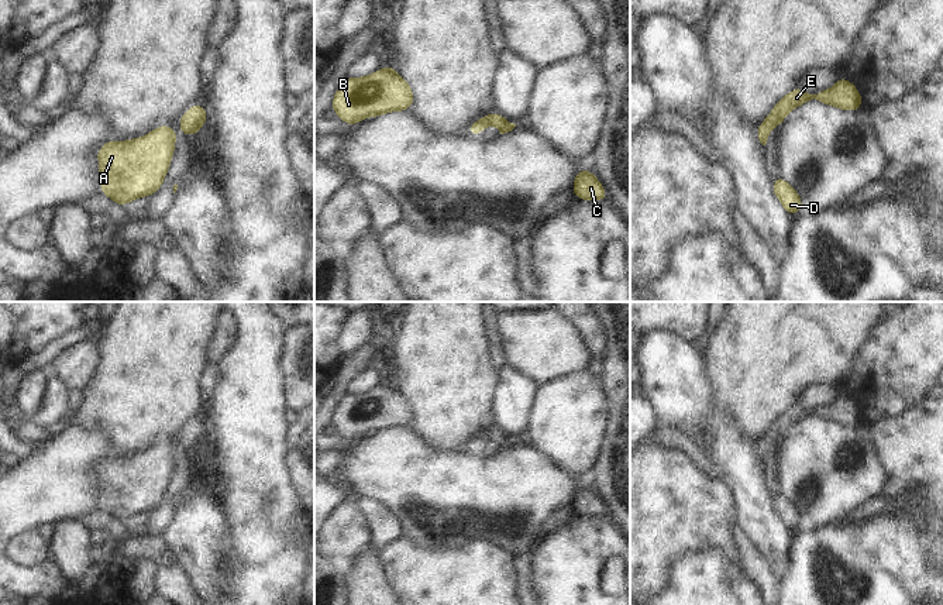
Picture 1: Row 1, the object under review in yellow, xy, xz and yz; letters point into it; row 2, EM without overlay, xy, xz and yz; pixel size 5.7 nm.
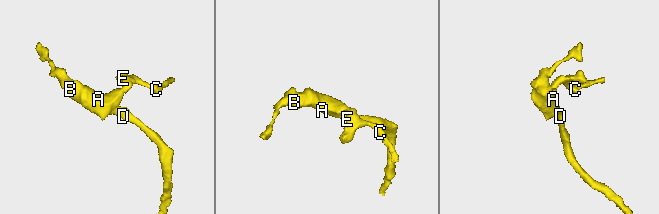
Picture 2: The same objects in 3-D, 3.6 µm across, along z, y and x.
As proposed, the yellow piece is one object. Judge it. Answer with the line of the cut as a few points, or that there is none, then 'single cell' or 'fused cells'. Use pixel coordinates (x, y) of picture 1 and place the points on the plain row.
cut none; single cell

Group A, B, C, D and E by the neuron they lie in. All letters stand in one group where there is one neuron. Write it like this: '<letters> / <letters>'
A B C D E

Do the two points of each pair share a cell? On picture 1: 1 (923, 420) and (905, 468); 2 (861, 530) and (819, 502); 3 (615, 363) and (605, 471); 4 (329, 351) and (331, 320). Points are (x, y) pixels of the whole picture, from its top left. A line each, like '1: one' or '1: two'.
1: one
2: two
3: one
4: one

